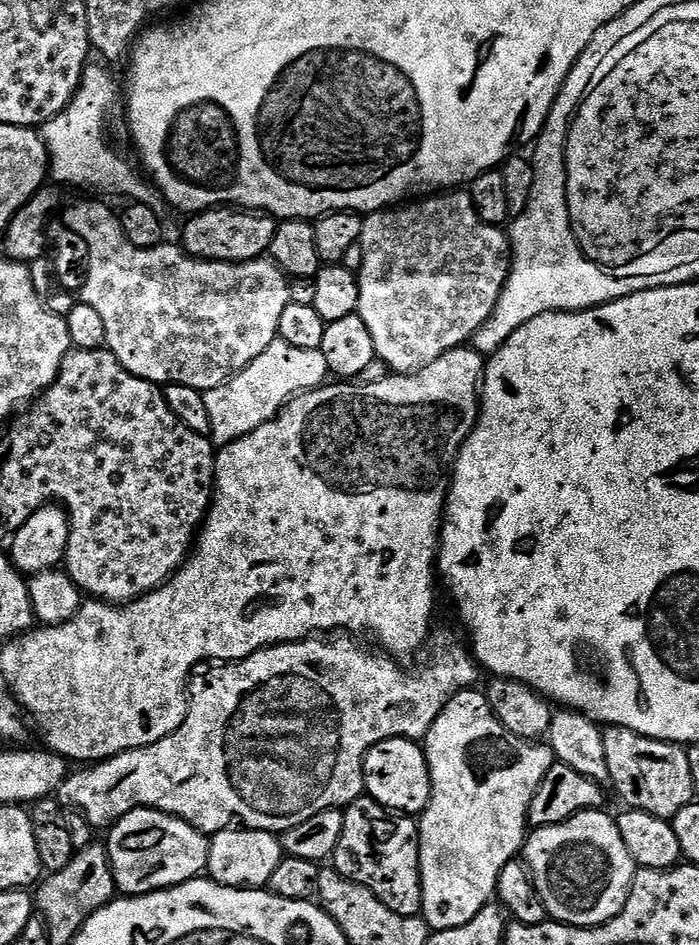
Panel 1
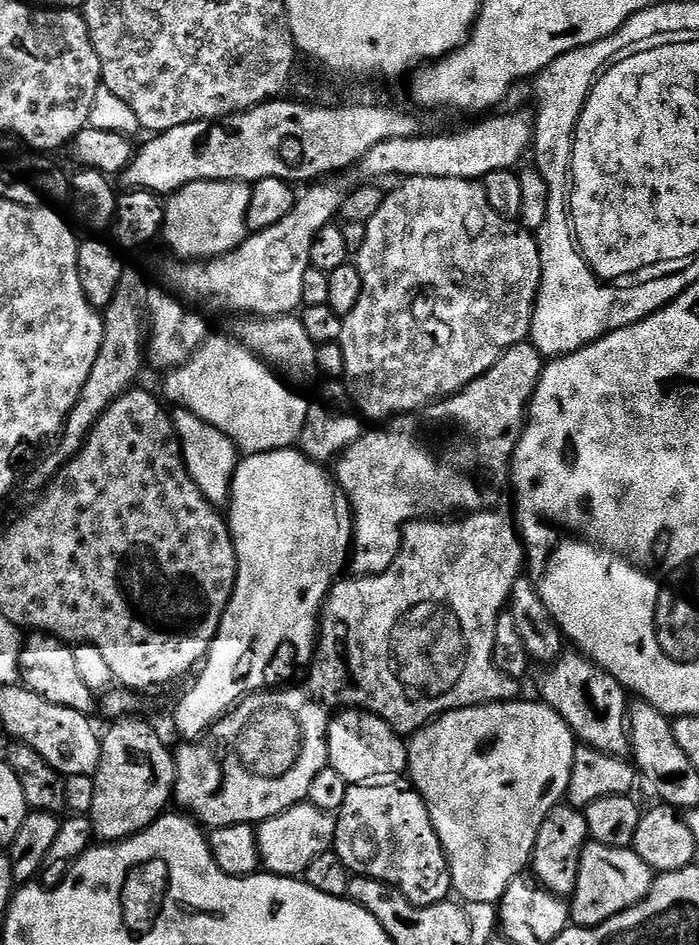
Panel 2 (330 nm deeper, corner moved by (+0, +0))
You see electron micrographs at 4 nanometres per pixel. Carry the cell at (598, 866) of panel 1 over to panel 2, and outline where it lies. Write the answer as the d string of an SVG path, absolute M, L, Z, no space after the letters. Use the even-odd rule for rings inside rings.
M590 842L584 848L578 870L578 890L570 897L573 925L593 928L644 900L652 889L654 873L631 848L611 848Z

